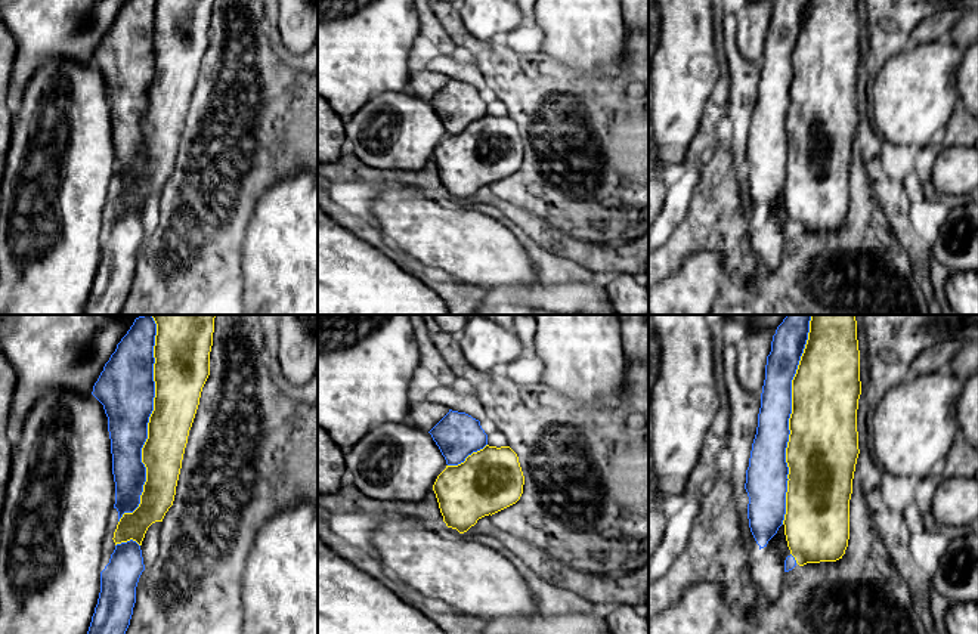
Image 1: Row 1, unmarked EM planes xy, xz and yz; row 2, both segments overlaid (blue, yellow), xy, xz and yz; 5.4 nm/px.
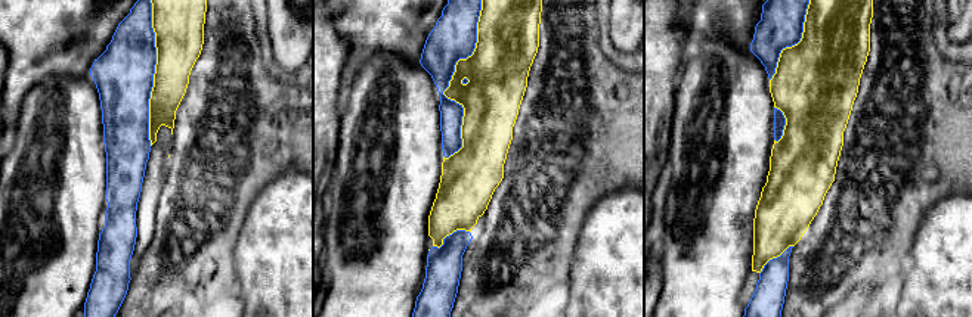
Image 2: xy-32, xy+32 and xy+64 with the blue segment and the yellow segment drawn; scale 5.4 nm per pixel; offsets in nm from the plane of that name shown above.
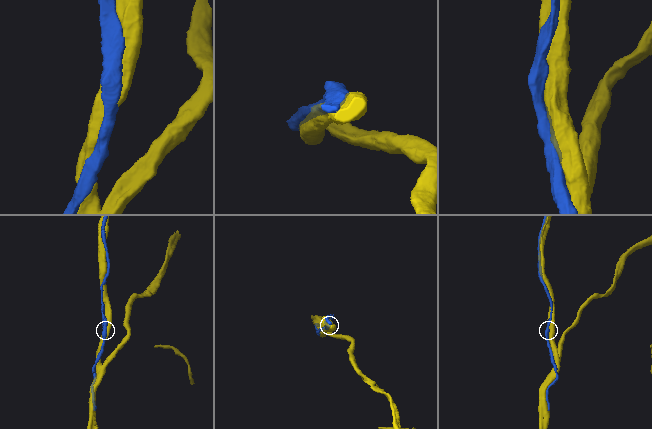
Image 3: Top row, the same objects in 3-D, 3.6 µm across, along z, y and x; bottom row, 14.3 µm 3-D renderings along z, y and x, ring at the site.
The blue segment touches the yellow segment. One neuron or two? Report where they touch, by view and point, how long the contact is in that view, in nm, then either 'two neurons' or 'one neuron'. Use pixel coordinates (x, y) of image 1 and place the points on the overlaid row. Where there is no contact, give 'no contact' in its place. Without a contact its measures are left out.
xy (148, 421) | 1150 nm | one neuron

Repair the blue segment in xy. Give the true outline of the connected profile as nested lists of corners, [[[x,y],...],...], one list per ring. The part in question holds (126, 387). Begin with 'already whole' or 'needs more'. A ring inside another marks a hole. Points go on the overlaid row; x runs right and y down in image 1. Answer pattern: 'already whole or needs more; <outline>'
needs more; [[[143,315],[134,319],[105,364],[92,395],[103,405],[111,439],[112,474],[118,525],[114,532],[115,550],[100,572],[100,593],[87,634],[126,634],[136,603],[136,587],[145,570],[142,541],[148,528],[163,522],[173,505],[182,460],[188,443],[202,387],[210,375],[216,315]]]

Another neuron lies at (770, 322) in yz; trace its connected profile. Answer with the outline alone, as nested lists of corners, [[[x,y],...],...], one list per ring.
[[[722,315],[722,319],[736,319],[745,324],[746,331],[767,330],[771,335],[787,315]]]

